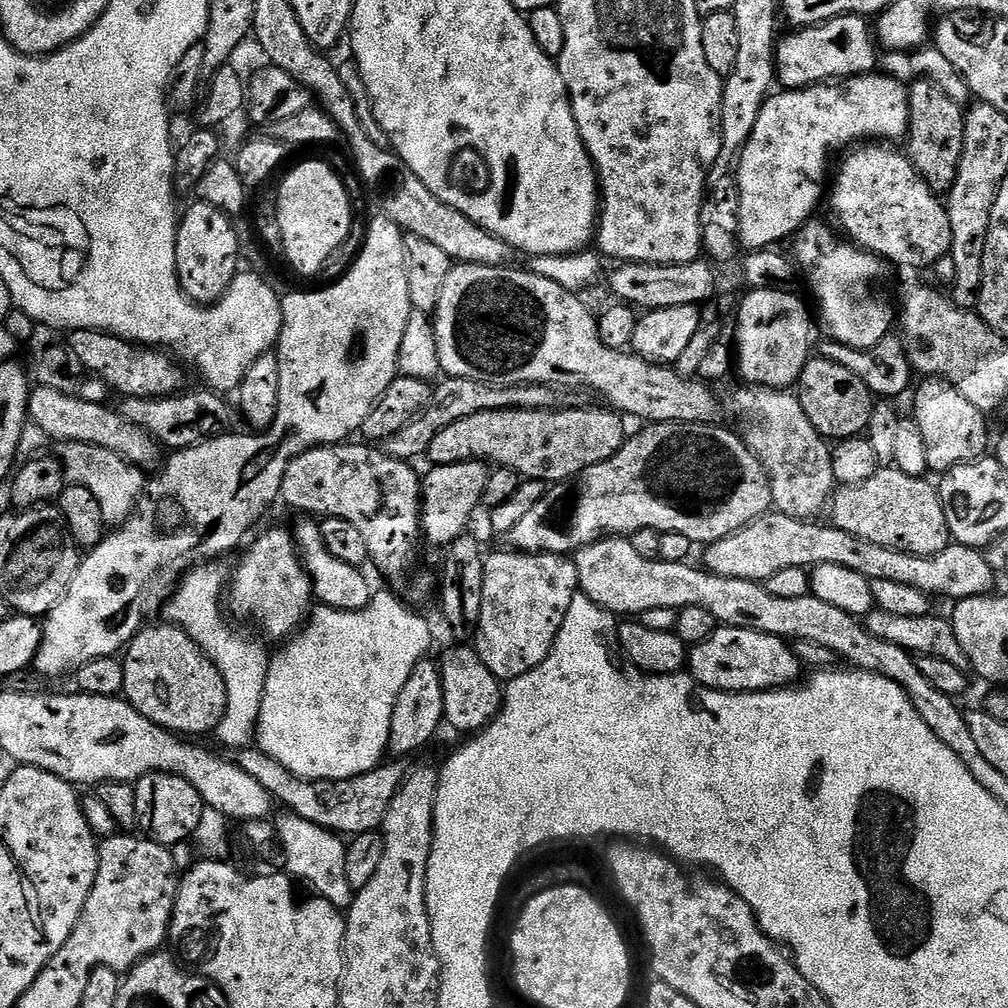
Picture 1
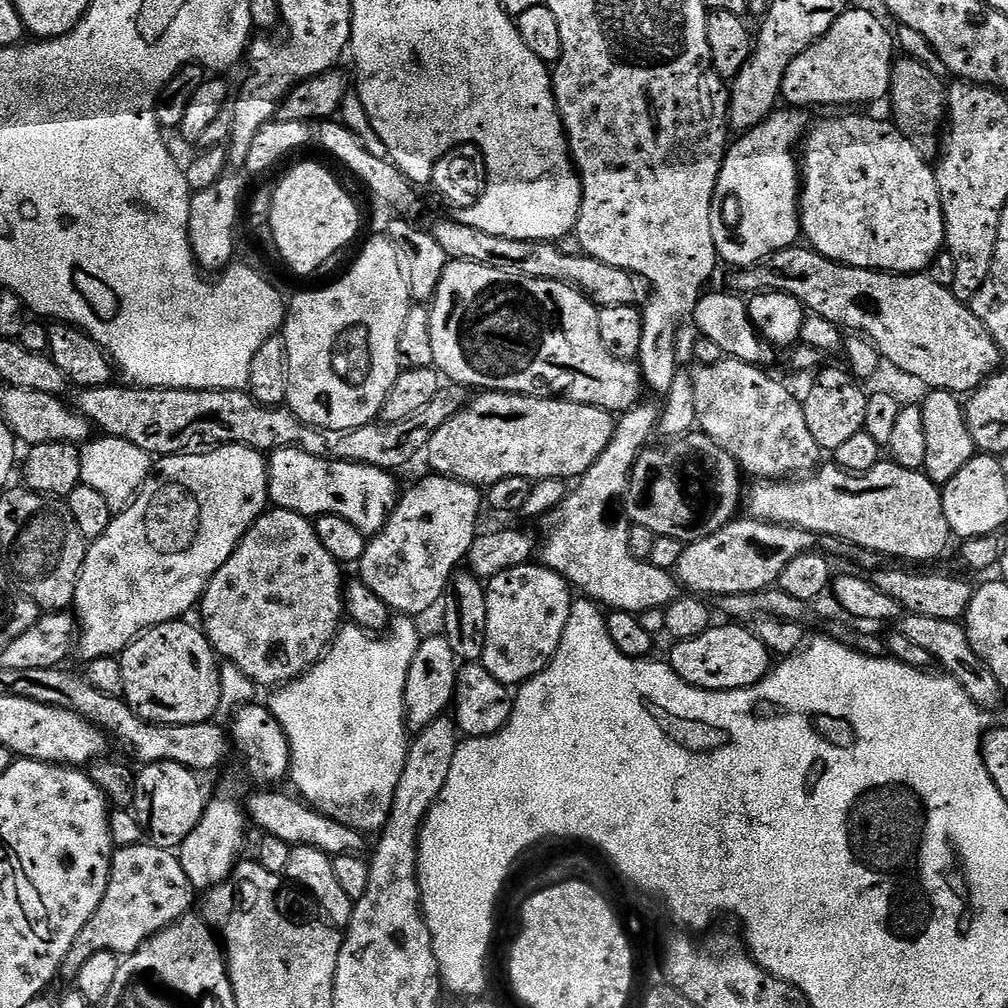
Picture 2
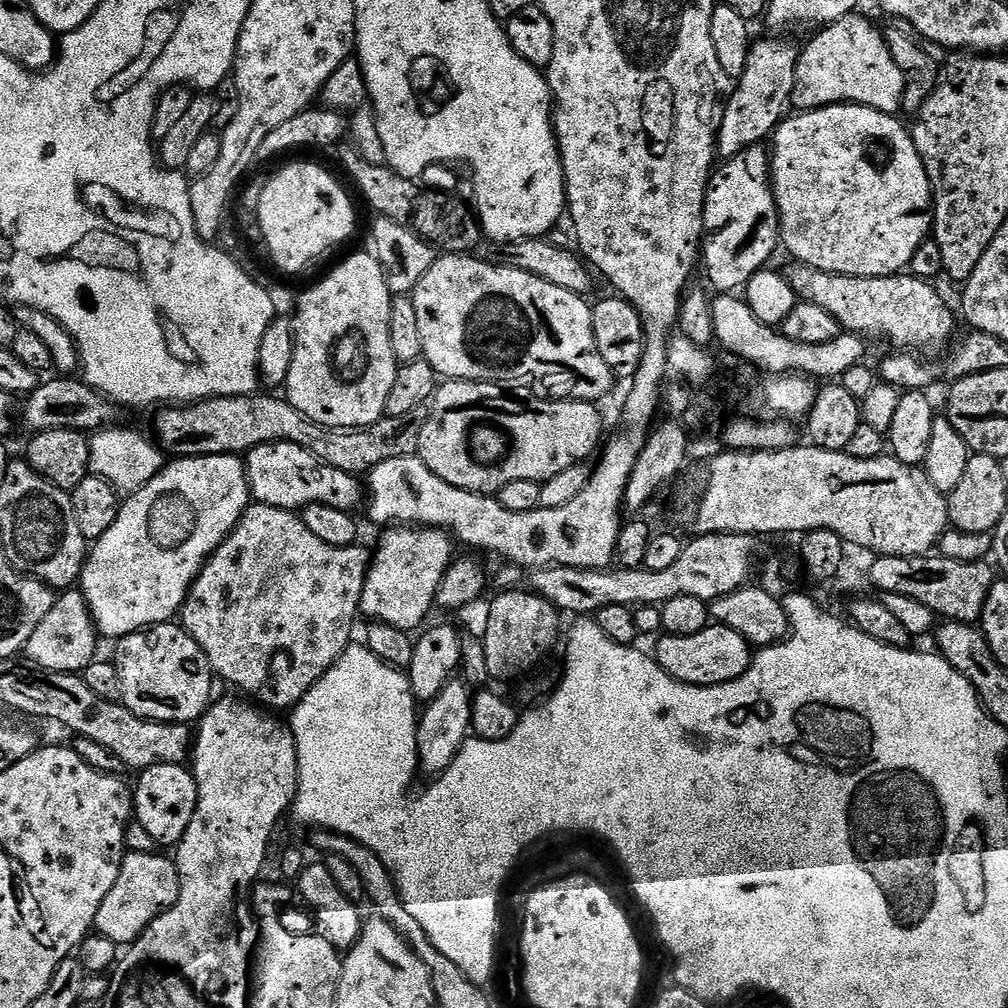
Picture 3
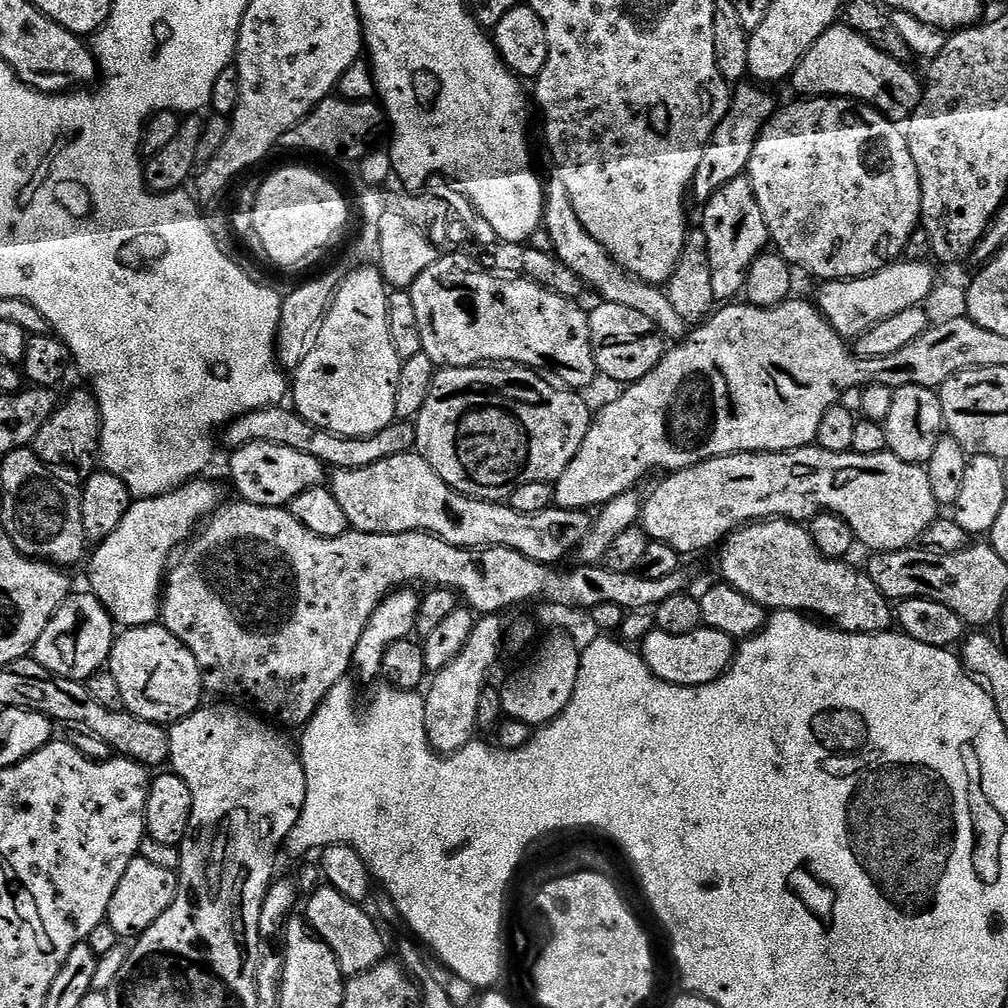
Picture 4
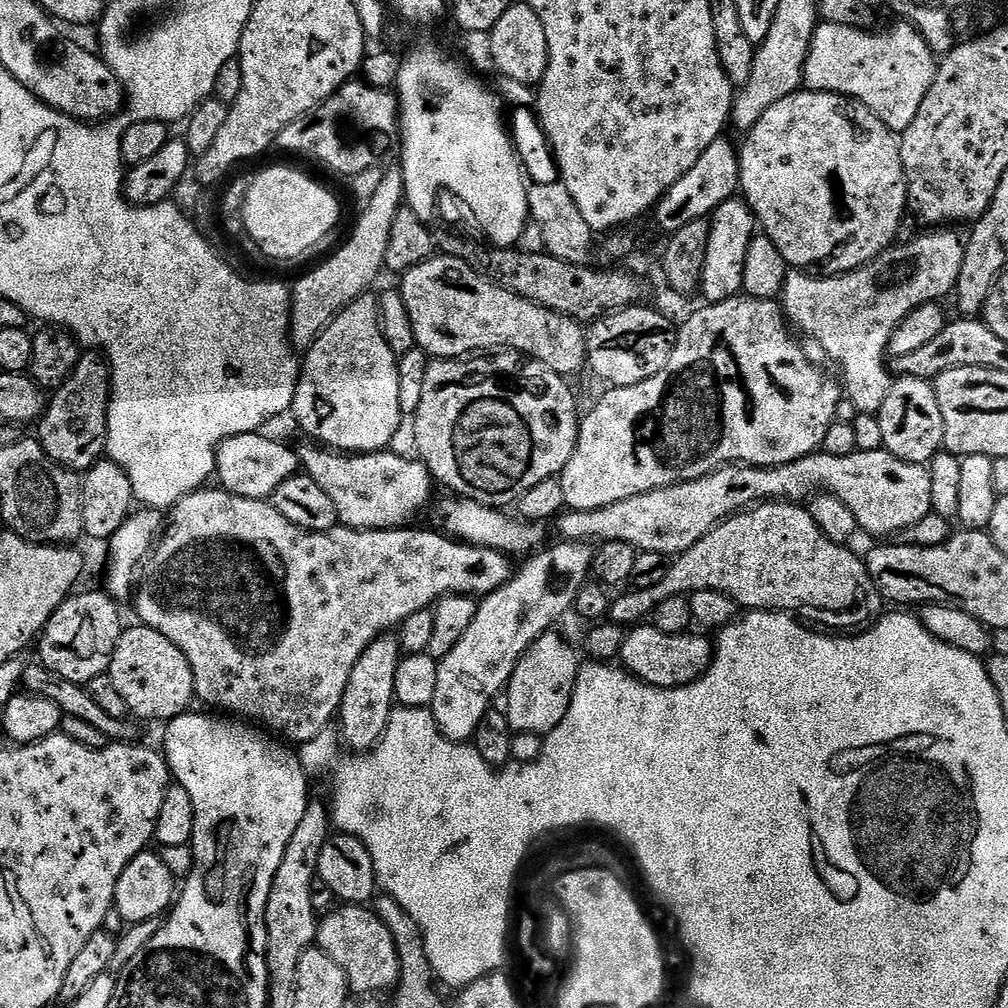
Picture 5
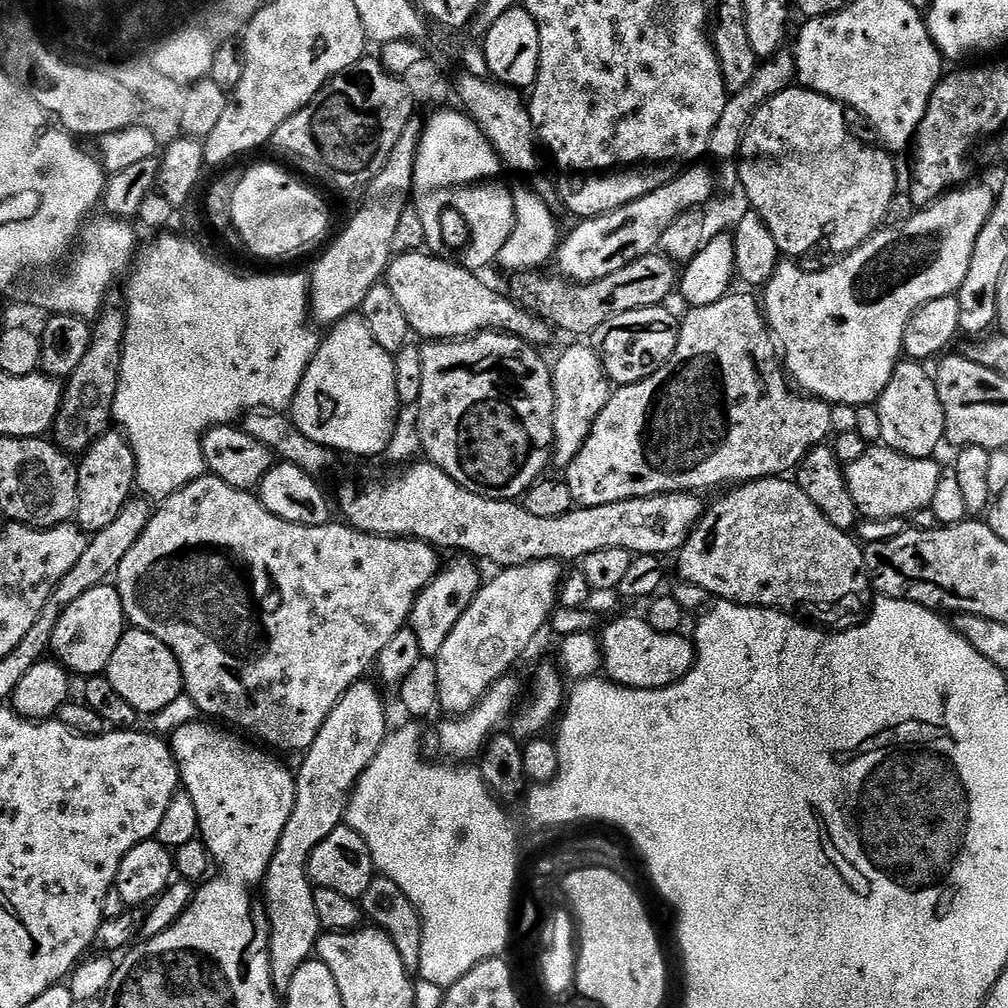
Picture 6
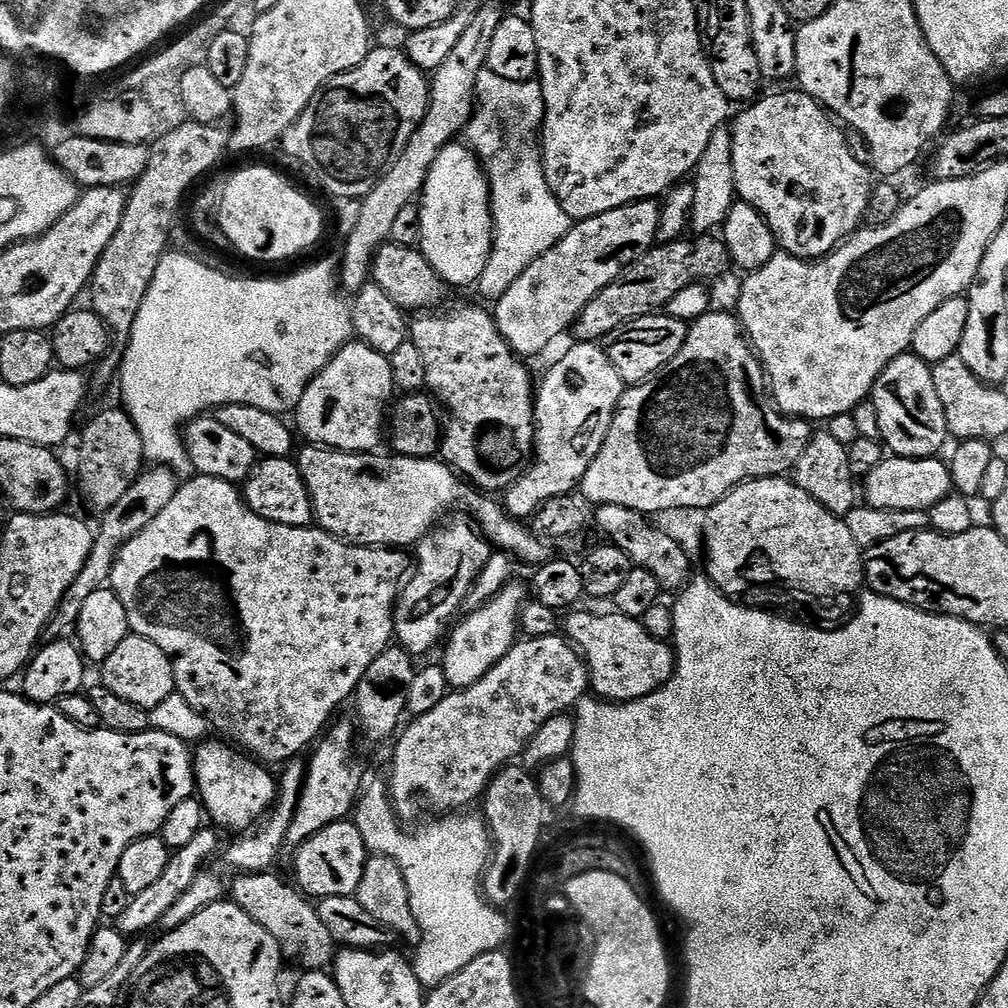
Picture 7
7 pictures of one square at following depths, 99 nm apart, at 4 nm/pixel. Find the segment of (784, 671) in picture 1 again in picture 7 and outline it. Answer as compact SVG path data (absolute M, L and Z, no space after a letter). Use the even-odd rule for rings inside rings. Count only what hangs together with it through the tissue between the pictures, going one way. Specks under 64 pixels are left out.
M572 610L567 613L566 619L562 624L562 632L565 637L570 641L573 648L577 649L581 656L584 658L584 663L588 665L588 679L590 681L590 688L593 693L599 699L605 702L627 702L630 700L637 700L643 696L649 696L651 692L657 692L659 688L666 683L667 680L674 674L676 669L676 653L674 651L673 645L667 640L659 640L654 638L649 634L649 632L644 629L643 623L629 616L622 616L619 612L615 610L609 610L609 612L604 612L601 616L595 616L592 612L580 612L581 610Z

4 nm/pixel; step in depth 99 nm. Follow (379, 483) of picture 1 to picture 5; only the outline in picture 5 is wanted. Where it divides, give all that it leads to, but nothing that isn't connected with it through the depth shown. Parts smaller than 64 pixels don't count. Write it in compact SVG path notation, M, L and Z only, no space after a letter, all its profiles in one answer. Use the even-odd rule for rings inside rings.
M247 432L226 438L216 449L216 475L219 487L225 492L254 498L255 500L268 500L286 482L286 478L297 475L301 471L300 457L297 449L287 448L276 440L264 436L260 432Z

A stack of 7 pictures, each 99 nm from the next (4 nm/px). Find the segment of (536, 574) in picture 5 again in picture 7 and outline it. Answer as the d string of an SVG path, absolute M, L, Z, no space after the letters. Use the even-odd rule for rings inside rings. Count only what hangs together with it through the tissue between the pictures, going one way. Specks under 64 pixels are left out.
M519 582L510 583L497 596L486 601L481 608L471 609L467 613L469 616L460 625L457 623L451 629L443 645L444 660L442 659L449 689L463 690L474 686L474 682L481 680L512 649L518 640L520 610L525 603L525 585L523 588Z

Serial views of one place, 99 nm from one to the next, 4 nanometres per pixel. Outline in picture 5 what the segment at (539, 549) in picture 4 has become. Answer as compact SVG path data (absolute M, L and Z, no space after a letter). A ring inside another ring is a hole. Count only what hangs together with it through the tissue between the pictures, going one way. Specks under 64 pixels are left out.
M308 442L298 455L303 475L314 478L334 502L337 521L345 528L371 530L411 525L415 521L412 519L427 506L434 489L432 474L423 462L392 451L345 454Z

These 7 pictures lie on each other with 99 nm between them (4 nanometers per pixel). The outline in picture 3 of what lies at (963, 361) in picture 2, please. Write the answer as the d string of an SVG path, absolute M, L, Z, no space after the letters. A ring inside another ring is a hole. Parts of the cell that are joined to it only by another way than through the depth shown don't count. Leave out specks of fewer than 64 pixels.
M795 262L789 265L786 277L794 290L797 301L822 306L822 310L826 310L826 314L833 316L845 332L859 332L865 338L885 336L893 344L893 349L911 350L916 354L936 352L943 344L953 343L952 331L956 328L956 320L952 317L955 316L953 309L944 304L942 298L936 293L935 287L927 279L920 279L911 274L862 278L861 276L830 274L826 270L814 270L810 266Z

